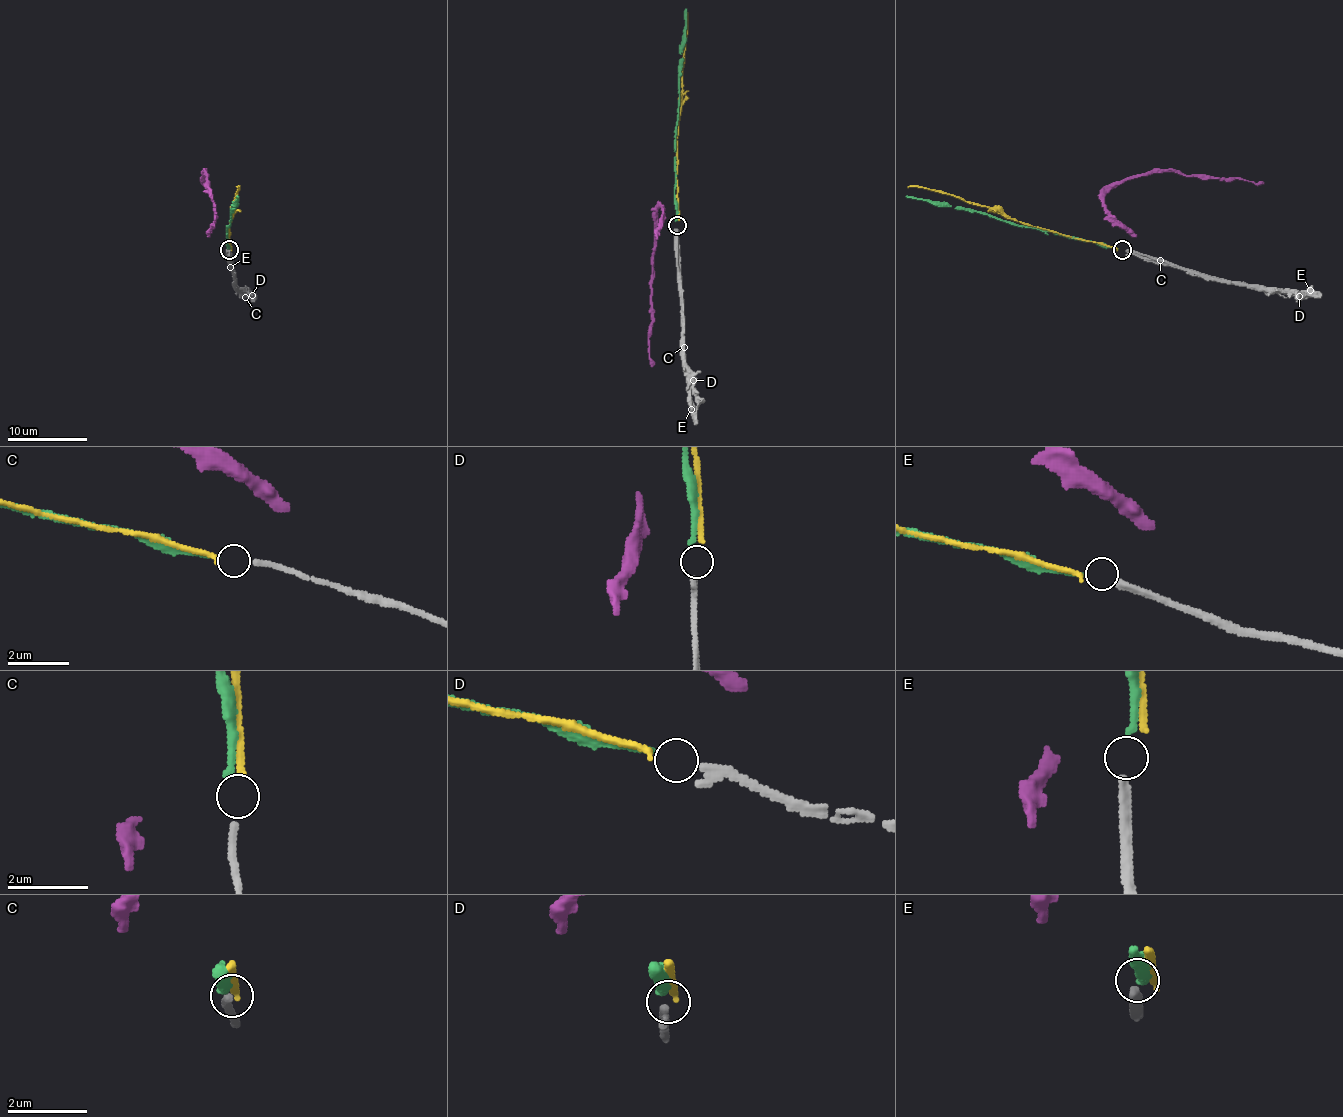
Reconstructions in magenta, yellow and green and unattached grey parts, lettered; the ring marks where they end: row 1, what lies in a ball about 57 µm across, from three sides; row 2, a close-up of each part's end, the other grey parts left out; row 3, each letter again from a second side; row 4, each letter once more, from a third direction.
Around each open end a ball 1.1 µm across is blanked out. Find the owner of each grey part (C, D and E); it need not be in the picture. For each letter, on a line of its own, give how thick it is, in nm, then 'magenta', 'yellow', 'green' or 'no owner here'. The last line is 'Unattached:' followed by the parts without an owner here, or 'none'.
C: calibre 180 nm; no owner here
D: calibre 240 nm; yellow
E: calibre 220 nm; no owner here
Unattached: C, E

